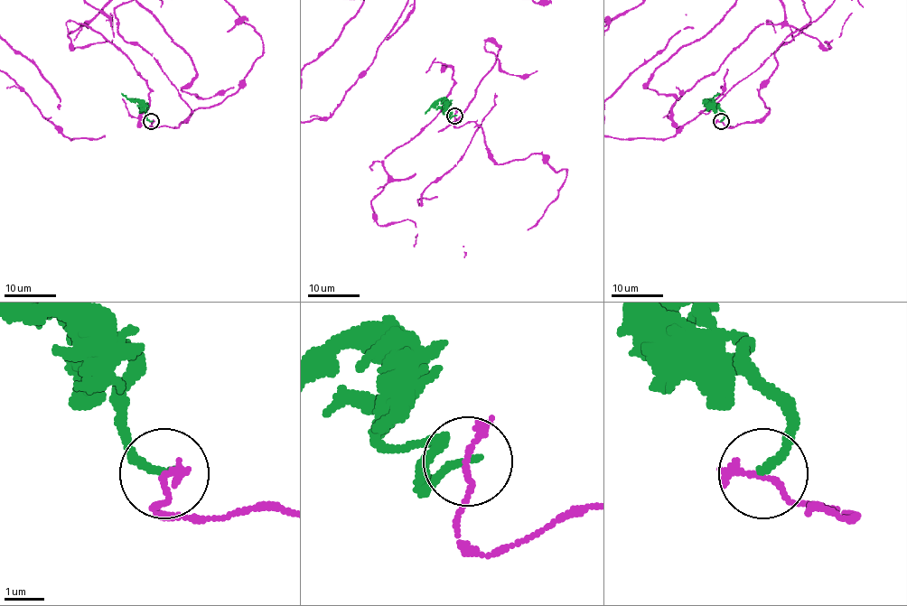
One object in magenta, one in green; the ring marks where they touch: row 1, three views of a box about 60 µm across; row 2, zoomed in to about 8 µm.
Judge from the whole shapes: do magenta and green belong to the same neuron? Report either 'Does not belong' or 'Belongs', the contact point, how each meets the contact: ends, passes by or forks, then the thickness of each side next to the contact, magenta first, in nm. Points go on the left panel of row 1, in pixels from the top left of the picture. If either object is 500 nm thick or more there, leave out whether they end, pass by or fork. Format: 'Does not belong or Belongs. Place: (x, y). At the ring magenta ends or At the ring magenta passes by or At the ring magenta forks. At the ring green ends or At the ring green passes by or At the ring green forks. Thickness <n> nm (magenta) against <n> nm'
Does not belong. Place: (151, 121). At the ring magenta ends. At the ring green ends. Thickness 190 nm (magenta) against 190 nm

